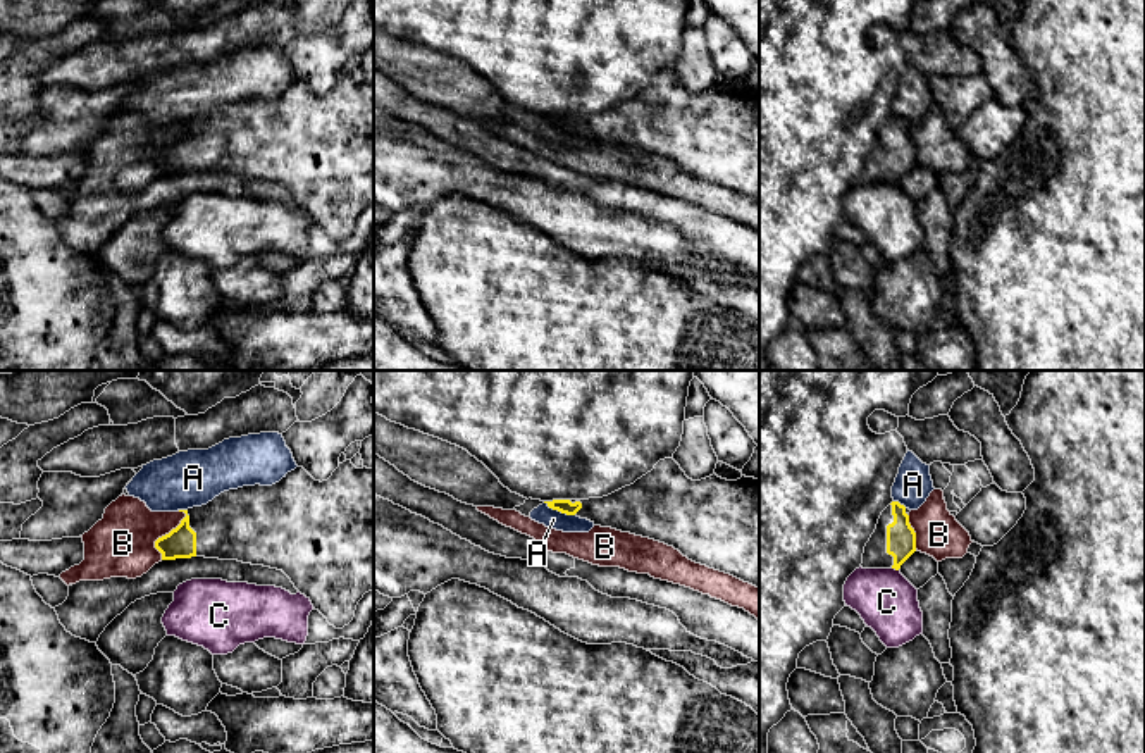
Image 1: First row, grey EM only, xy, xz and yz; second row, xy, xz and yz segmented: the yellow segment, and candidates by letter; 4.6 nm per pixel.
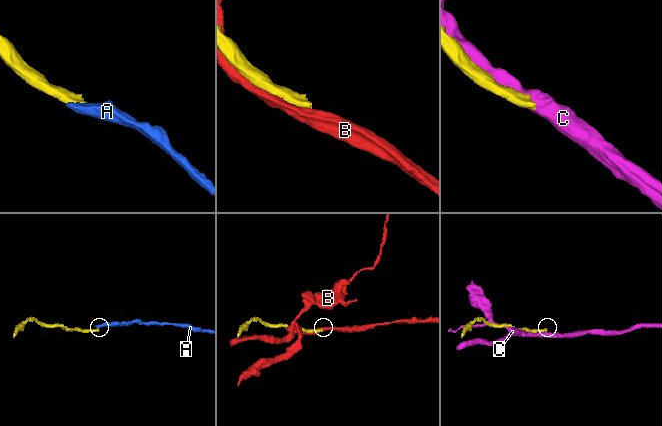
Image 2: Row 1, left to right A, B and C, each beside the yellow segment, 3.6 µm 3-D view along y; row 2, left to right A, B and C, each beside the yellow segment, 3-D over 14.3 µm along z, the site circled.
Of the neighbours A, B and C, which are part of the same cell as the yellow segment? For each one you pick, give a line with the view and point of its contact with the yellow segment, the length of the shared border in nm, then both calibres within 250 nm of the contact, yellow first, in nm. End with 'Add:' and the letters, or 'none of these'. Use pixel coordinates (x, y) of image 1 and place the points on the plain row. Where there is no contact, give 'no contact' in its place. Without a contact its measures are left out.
Add: none of these

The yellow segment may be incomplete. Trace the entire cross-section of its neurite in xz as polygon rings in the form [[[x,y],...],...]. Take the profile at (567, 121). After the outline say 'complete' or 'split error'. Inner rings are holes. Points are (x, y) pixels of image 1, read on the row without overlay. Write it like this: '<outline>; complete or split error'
[[[673,72],[603,112],[553,114],[549,122],[591,134],[594,140],[649,152],[678,164],[689,174],[759,202],[759,93],[727,95],[716,88],[692,95]]]; split error

